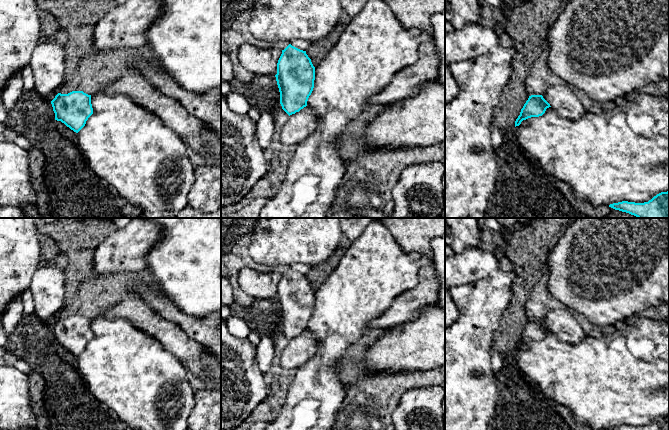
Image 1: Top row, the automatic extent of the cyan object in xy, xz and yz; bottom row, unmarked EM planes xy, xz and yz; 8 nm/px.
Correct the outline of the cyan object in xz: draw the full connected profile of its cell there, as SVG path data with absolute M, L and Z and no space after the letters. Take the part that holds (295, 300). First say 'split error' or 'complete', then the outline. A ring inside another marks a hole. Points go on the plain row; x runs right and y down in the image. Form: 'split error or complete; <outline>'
complete; M289 268L282 274L275 301L280 328L289 340L307 330L314 312L315 291L306 275Z

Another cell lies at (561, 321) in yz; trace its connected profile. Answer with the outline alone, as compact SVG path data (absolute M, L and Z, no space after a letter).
M567 307L549 310L542 320L563 342L577 344L587 336L573 312Z

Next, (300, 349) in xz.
M308 330L289 340L280 354L280 365L285 369L298 368L318 349L316 337Z

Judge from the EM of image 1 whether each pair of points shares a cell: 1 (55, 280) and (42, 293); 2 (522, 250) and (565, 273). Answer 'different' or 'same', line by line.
1: same
2: different

